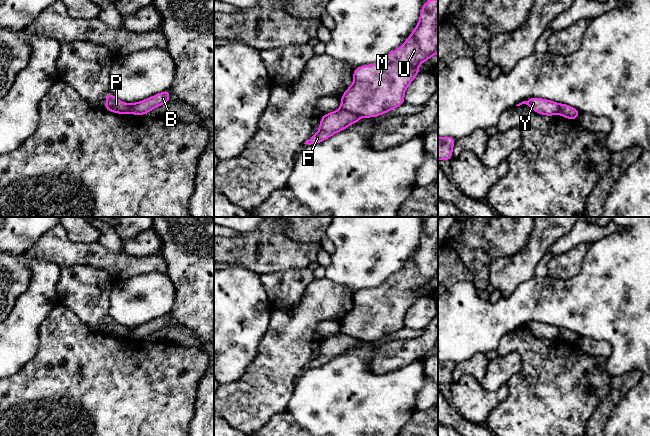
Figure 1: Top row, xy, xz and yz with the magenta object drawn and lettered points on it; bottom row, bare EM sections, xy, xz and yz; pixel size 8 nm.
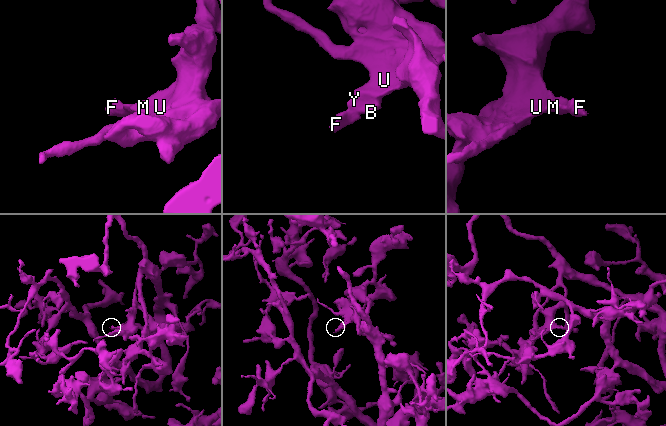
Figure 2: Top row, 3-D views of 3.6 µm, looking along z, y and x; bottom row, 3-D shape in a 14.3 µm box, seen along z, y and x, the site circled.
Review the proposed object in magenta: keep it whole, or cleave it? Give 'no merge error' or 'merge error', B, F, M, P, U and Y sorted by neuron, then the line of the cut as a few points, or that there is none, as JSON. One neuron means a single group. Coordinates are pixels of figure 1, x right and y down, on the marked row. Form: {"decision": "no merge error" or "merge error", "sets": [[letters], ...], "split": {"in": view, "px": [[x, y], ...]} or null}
{"decision": "merge error", "sets": [["B", "M", "U", "Y"], ["F", "P"]], "split": {"in": "xz", "px": [[341, 107], [357, 116]]}}

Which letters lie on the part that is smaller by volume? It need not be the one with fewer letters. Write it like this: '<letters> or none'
F, P

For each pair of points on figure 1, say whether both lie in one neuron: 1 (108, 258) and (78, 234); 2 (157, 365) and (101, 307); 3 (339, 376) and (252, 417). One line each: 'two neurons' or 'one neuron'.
1: two neurons
2: two neurons
3: two neurons

